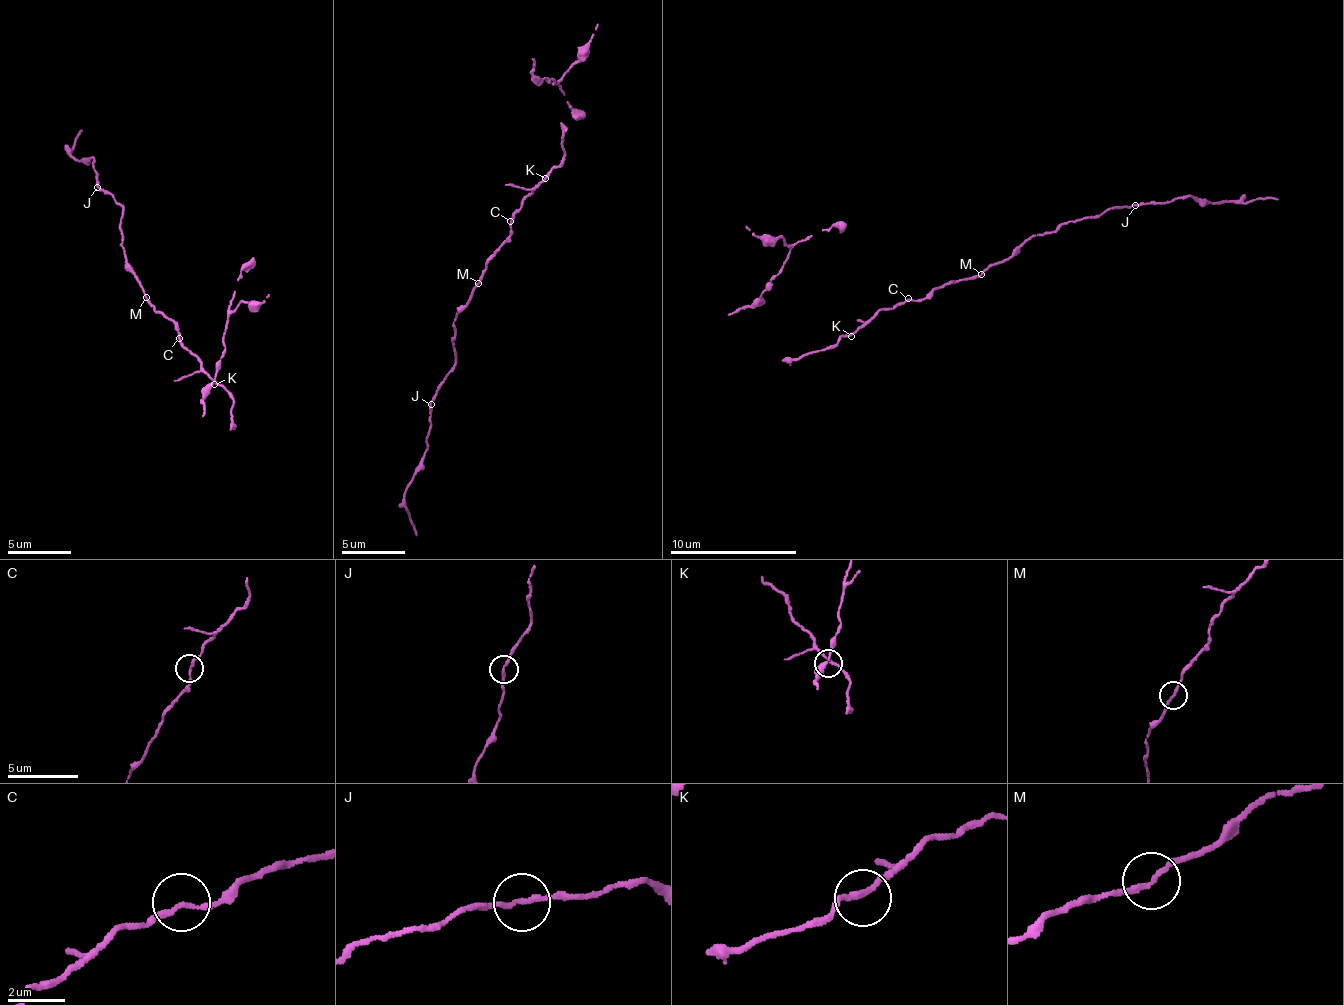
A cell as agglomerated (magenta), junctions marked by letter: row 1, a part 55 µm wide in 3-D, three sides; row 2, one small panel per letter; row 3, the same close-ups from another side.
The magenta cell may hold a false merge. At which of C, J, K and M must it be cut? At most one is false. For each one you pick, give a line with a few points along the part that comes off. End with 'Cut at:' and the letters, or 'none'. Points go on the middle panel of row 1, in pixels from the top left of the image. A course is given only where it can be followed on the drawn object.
Cut at: none

